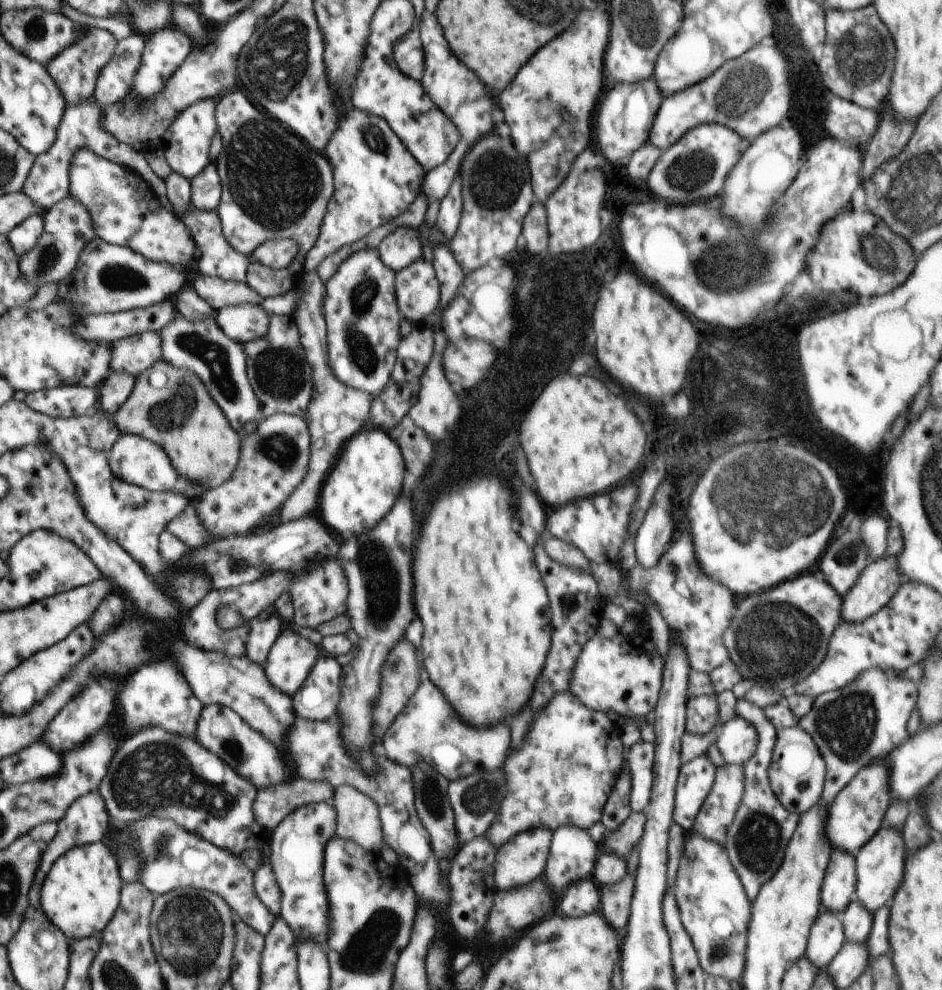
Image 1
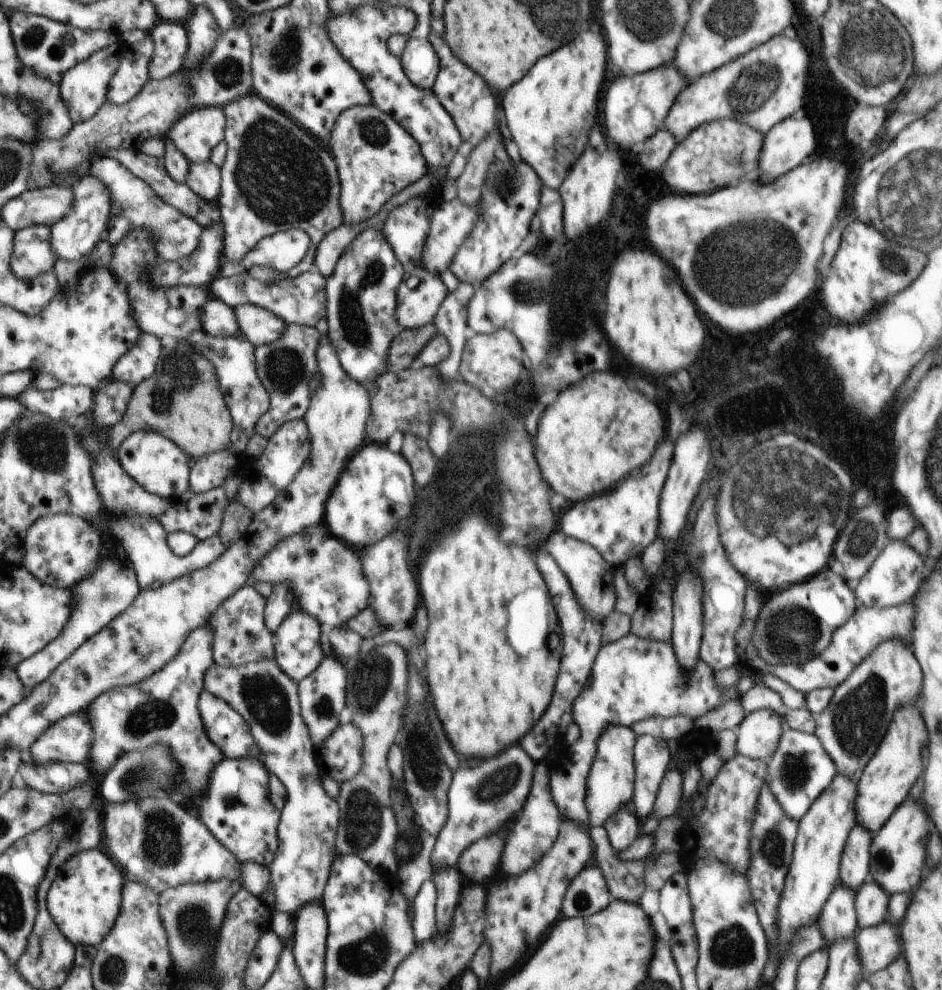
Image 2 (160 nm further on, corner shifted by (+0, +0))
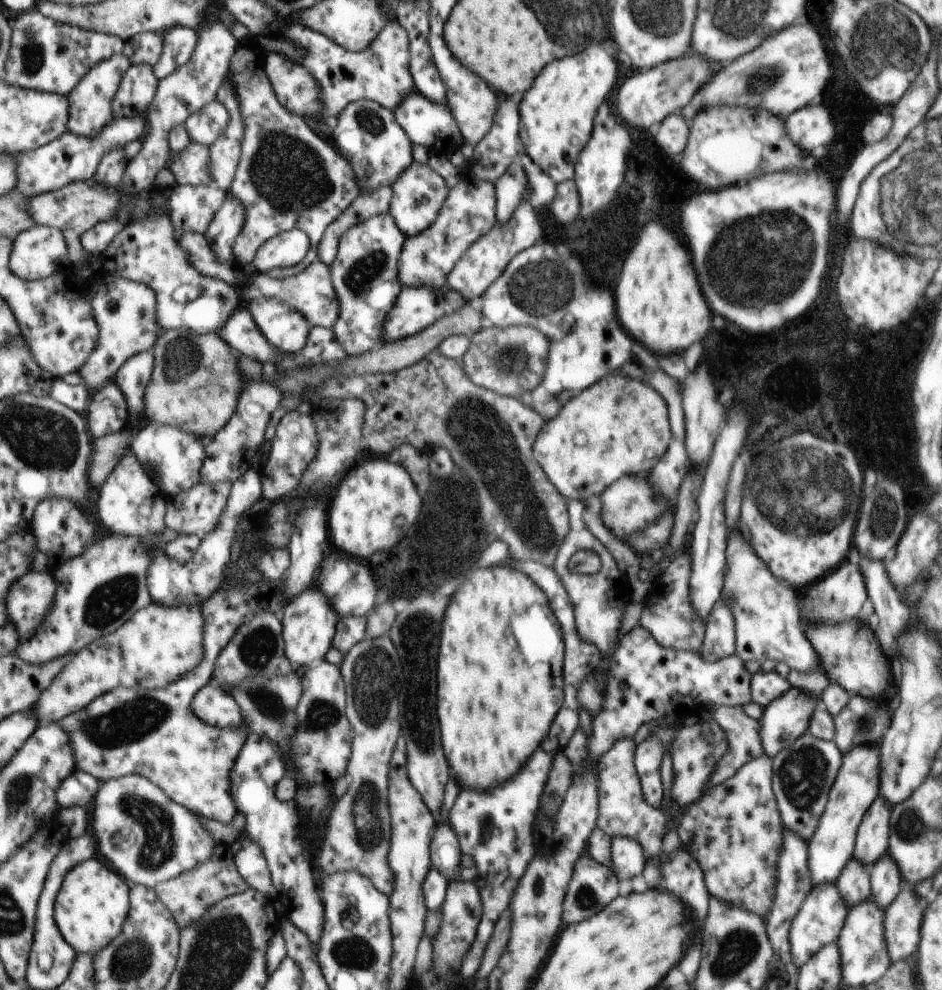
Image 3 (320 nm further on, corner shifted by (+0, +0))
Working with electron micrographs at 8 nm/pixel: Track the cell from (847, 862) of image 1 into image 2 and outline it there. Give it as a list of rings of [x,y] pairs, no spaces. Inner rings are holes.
[[[857,824],[846,839],[840,863],[839,882],[855,891],[870,878],[870,847],[875,834],[865,826]]]

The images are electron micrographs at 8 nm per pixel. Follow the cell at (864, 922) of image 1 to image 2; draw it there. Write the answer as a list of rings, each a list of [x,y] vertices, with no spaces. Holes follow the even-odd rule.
[[[868,878],[857,888],[855,907],[858,929],[873,927],[886,920],[889,898],[887,892],[874,880]]]

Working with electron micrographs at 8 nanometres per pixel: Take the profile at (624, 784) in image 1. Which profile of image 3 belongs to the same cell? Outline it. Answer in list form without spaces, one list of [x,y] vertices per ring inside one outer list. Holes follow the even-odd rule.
[[[633,838],[611,840],[611,868],[620,882],[630,882],[643,874],[647,864],[644,849]]]

